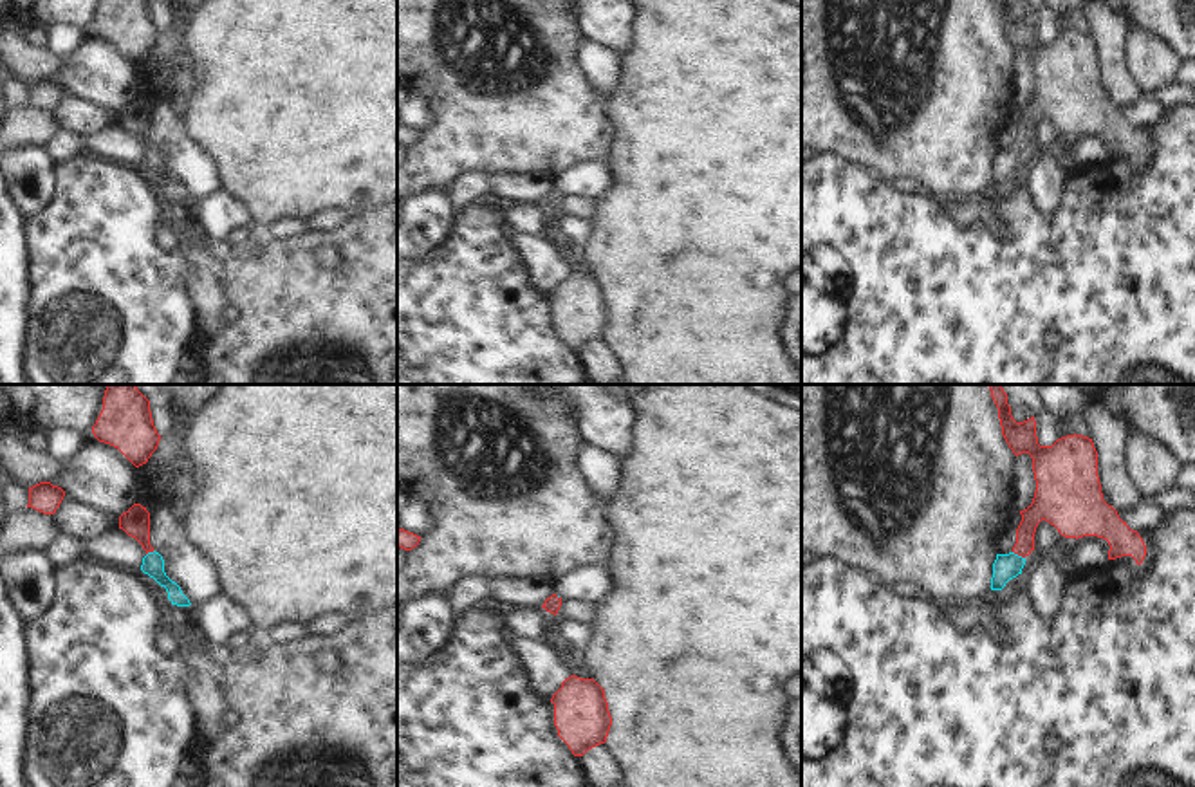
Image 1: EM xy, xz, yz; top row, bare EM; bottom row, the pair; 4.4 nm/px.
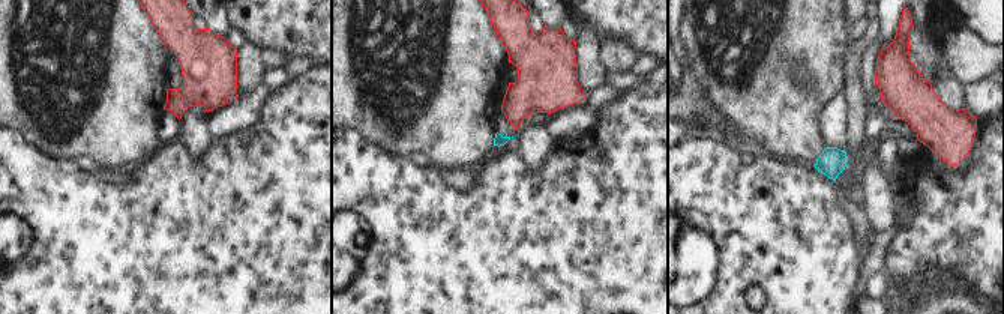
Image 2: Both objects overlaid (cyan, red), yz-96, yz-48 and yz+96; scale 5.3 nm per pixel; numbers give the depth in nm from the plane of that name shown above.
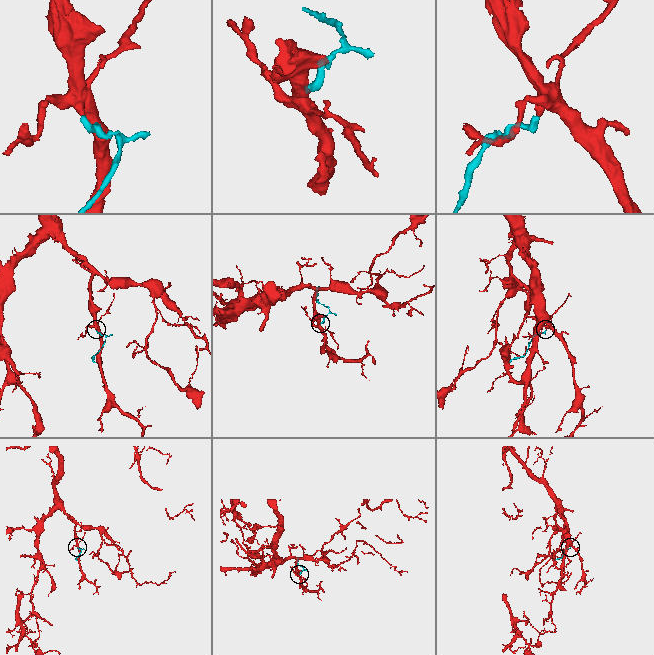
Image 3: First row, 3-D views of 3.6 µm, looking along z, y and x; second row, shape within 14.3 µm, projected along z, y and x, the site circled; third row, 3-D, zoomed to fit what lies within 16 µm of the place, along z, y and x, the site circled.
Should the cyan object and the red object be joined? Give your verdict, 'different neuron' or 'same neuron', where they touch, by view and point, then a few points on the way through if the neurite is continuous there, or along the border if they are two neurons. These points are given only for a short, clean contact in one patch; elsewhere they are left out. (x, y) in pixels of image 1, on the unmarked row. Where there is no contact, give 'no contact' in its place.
same neuron; meets cyan in yz at (1017, 150); runs through yz (1006, 163), (1017, 150), (1029, 116), (1044, 101)

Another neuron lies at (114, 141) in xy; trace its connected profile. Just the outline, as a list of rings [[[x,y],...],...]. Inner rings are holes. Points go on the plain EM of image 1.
[[[112,123],[92,134],[79,134],[61,126],[45,141],[45,148],[56,164],[76,157],[81,150],[94,150],[107,159],[141,164],[146,146],[123,125]]]

